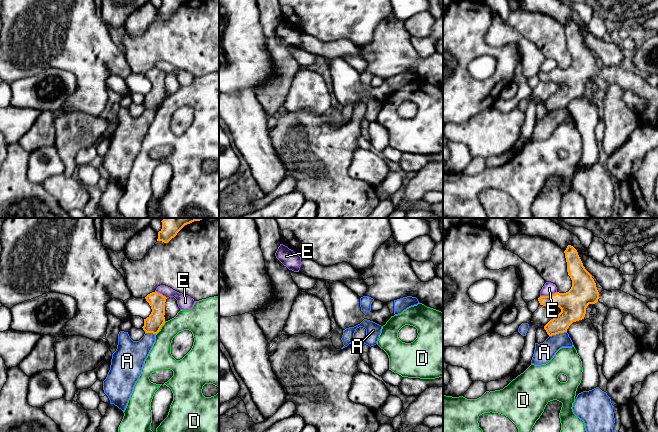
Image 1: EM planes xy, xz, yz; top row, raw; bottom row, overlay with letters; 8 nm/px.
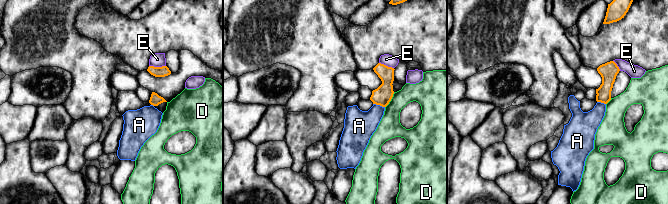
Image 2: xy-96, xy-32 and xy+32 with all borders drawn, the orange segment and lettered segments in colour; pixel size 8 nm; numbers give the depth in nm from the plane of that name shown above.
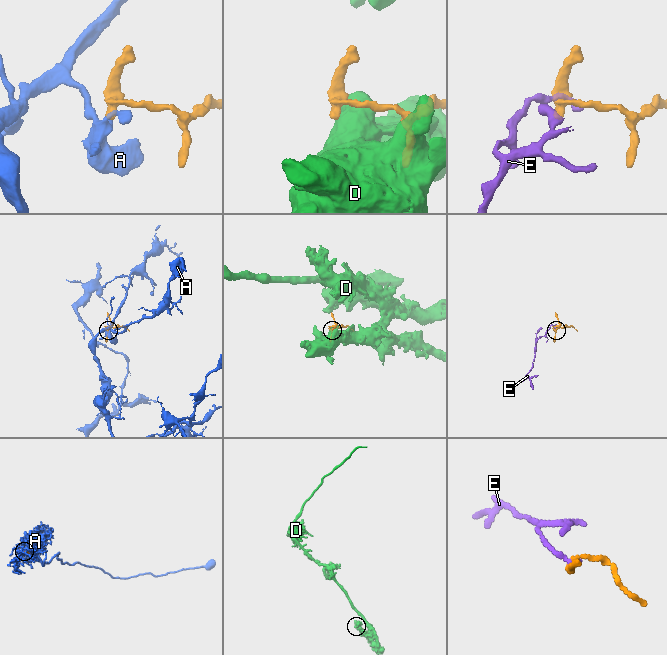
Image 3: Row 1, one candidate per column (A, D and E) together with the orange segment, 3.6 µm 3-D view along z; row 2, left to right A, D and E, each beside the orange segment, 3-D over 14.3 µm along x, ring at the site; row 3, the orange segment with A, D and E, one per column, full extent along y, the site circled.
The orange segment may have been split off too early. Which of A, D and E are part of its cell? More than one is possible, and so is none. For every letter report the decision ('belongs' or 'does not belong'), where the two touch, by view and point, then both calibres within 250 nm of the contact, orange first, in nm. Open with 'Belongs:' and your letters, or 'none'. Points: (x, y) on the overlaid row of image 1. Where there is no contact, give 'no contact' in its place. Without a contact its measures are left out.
Belongs: none
A: does not belong; contact yz (557, 333); calibres 200 and 160 nm
D: does not belong; contact xy (160, 328); calibres 140 and 190 nm
E: does not belong; contact yz (549, 295); calibres 220 and 100 nm

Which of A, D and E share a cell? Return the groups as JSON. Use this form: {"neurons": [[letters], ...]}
{"neurons": [["A"], ["D"], ["E"]]}

